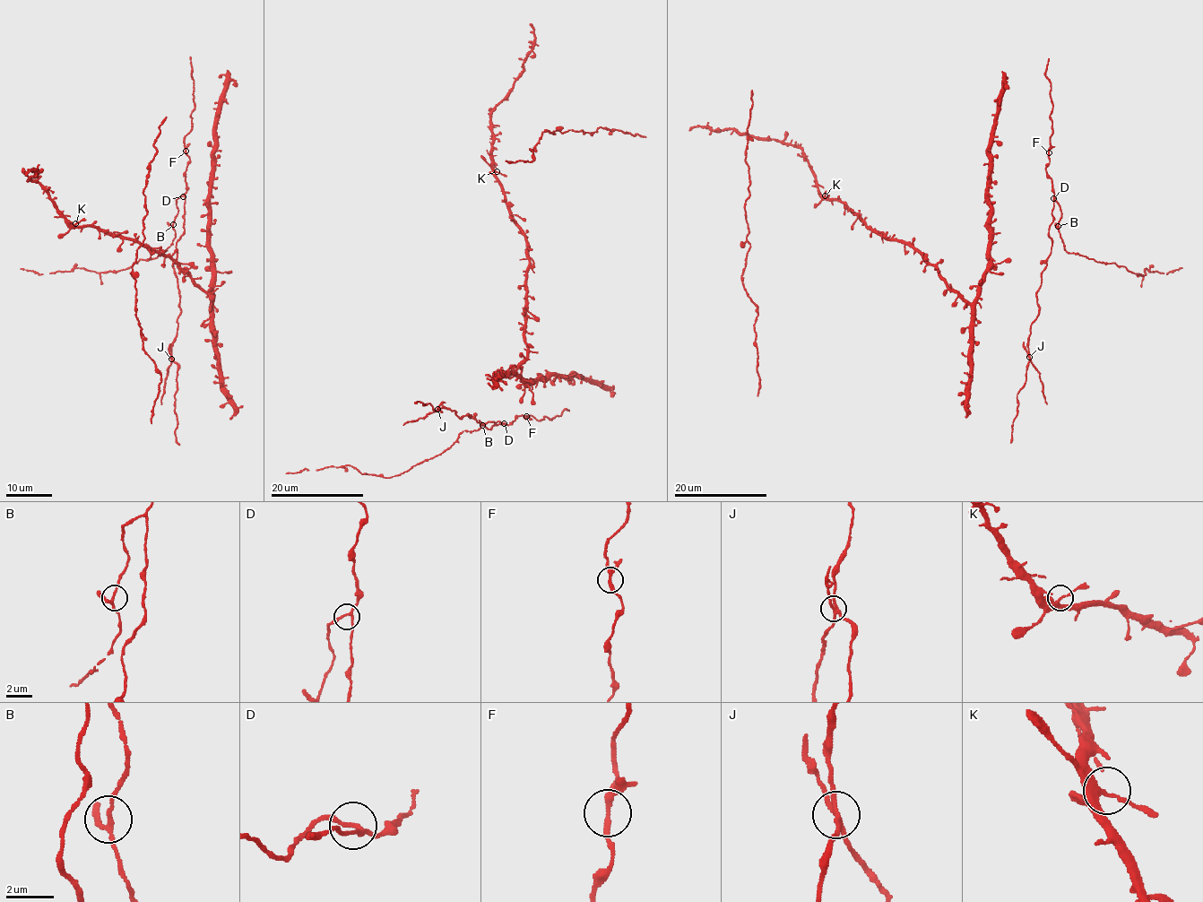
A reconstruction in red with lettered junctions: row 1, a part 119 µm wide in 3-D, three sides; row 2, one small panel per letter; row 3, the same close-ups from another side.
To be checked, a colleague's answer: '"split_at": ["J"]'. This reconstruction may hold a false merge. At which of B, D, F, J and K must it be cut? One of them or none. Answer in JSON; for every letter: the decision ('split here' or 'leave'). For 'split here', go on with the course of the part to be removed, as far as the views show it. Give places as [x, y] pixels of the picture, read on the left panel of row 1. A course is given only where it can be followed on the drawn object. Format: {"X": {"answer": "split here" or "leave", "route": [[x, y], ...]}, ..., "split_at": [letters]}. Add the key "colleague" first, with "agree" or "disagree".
{"colleague": "agree", "B": {"answer": "leave"}, "D": {"answer": "leave"}, "F": {"answer": "leave"}, "J": {"answer": "split here", "route": [[170, 359], [160, 403]]}, "K": {"answer": "leave"}, "split_at": ["J"]}

